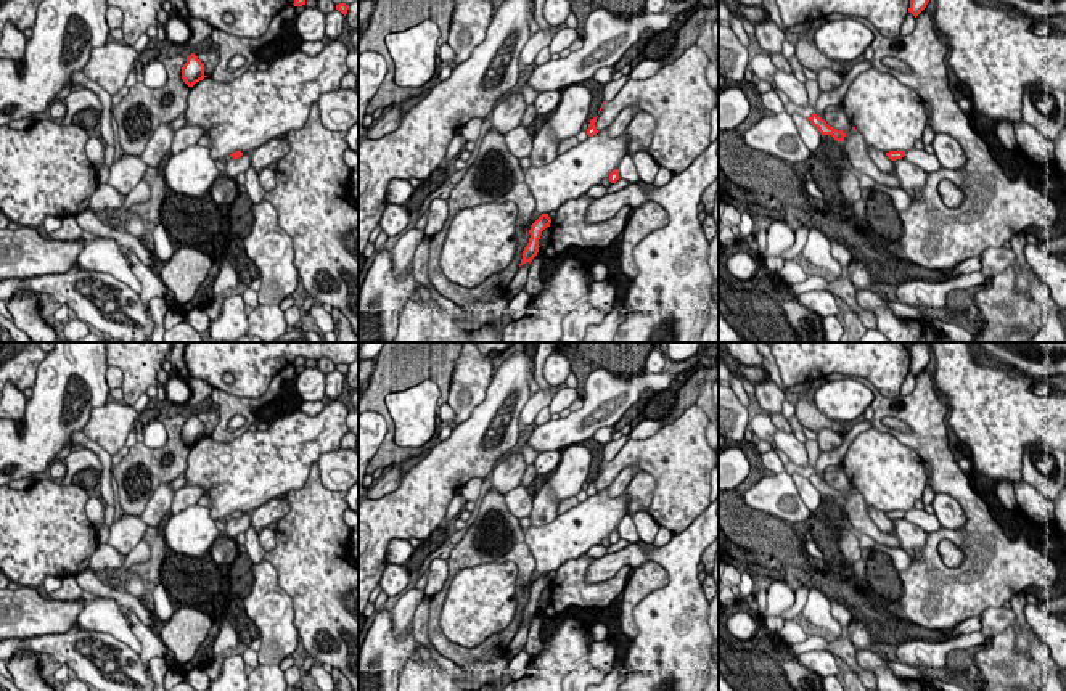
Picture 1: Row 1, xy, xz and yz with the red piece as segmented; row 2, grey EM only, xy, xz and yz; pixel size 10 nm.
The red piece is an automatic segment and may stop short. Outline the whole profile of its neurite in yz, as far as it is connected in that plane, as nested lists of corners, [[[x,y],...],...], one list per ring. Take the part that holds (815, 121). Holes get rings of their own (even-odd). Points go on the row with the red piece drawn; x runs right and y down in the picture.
[[[812,114],[809,117],[810,124],[818,129],[822,135],[831,135],[836,141],[843,141],[846,133],[843,130],[833,129],[826,124],[825,119],[818,117],[817,114]]]

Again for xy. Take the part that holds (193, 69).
[[[195,53],[187,56],[187,63],[182,67],[182,79],[188,87],[193,87],[196,82],[207,77],[204,74],[204,64],[198,59]]]

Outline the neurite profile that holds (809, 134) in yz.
[[[797,112],[793,114],[793,121],[806,146],[812,154],[817,154],[822,143],[822,133],[818,132],[818,129],[810,124],[809,117],[804,117]]]

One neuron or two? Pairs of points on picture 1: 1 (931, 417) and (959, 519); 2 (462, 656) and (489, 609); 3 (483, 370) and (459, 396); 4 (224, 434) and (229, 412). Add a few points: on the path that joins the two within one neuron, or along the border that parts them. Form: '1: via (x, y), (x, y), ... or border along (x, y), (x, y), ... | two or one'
1: border along (934, 490), (957, 502), (965, 516), (960, 529) | two
2: border along (438, 624), (465, 646), (502, 629) | two
3: via (476, 376), (465, 389) | one
4: via (224, 429), (224, 417) | one

